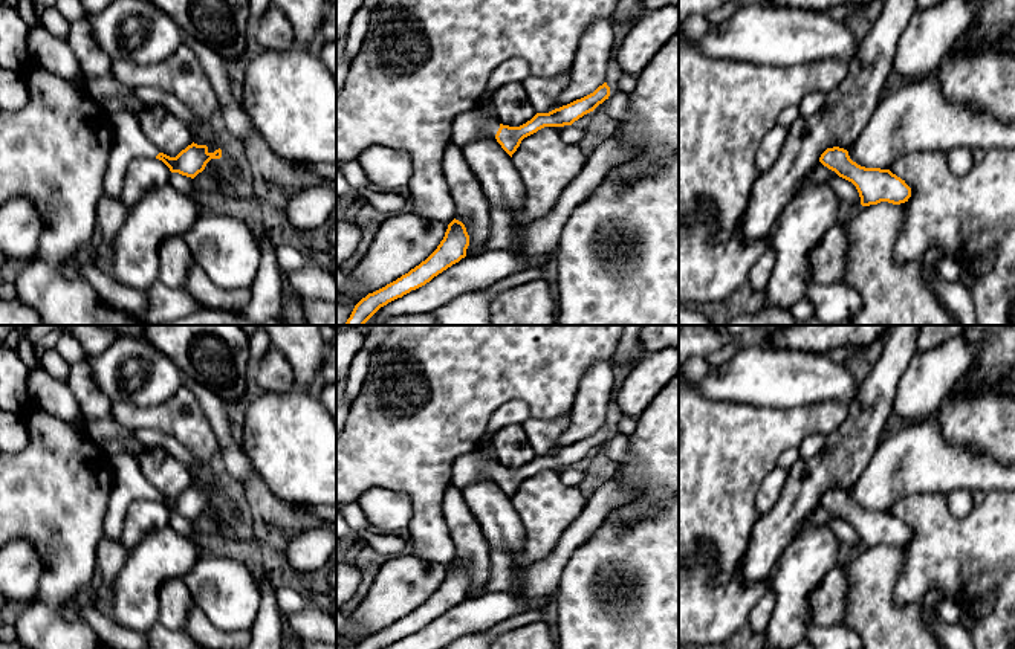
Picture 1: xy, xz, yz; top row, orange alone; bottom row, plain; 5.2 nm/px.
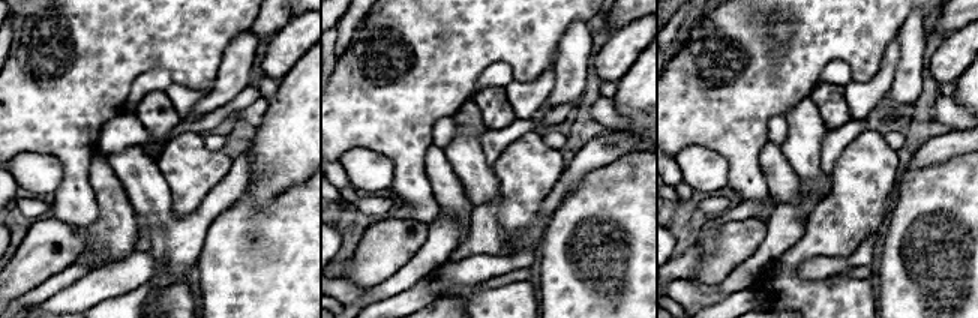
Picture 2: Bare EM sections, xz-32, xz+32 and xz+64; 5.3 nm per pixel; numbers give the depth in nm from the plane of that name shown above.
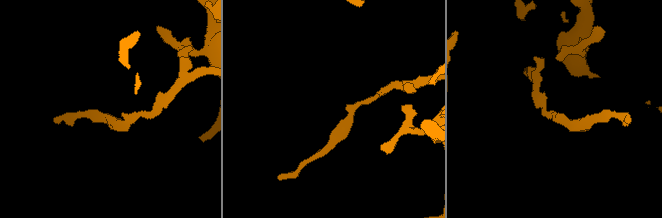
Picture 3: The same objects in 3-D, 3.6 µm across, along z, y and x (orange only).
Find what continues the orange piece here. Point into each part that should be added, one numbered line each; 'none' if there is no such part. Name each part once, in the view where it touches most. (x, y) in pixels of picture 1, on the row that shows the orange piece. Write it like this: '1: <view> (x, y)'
1: xz (470, 125)

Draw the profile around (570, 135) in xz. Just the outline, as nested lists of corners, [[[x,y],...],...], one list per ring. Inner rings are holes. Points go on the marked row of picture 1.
[[[564,125],[561,127],[561,137],[567,145],[579,145],[584,137],[584,130],[573,125]]]

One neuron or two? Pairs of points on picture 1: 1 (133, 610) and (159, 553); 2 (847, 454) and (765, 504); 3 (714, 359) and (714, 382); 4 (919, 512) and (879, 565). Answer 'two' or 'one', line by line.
1: one
2: two
3: two
4: two

